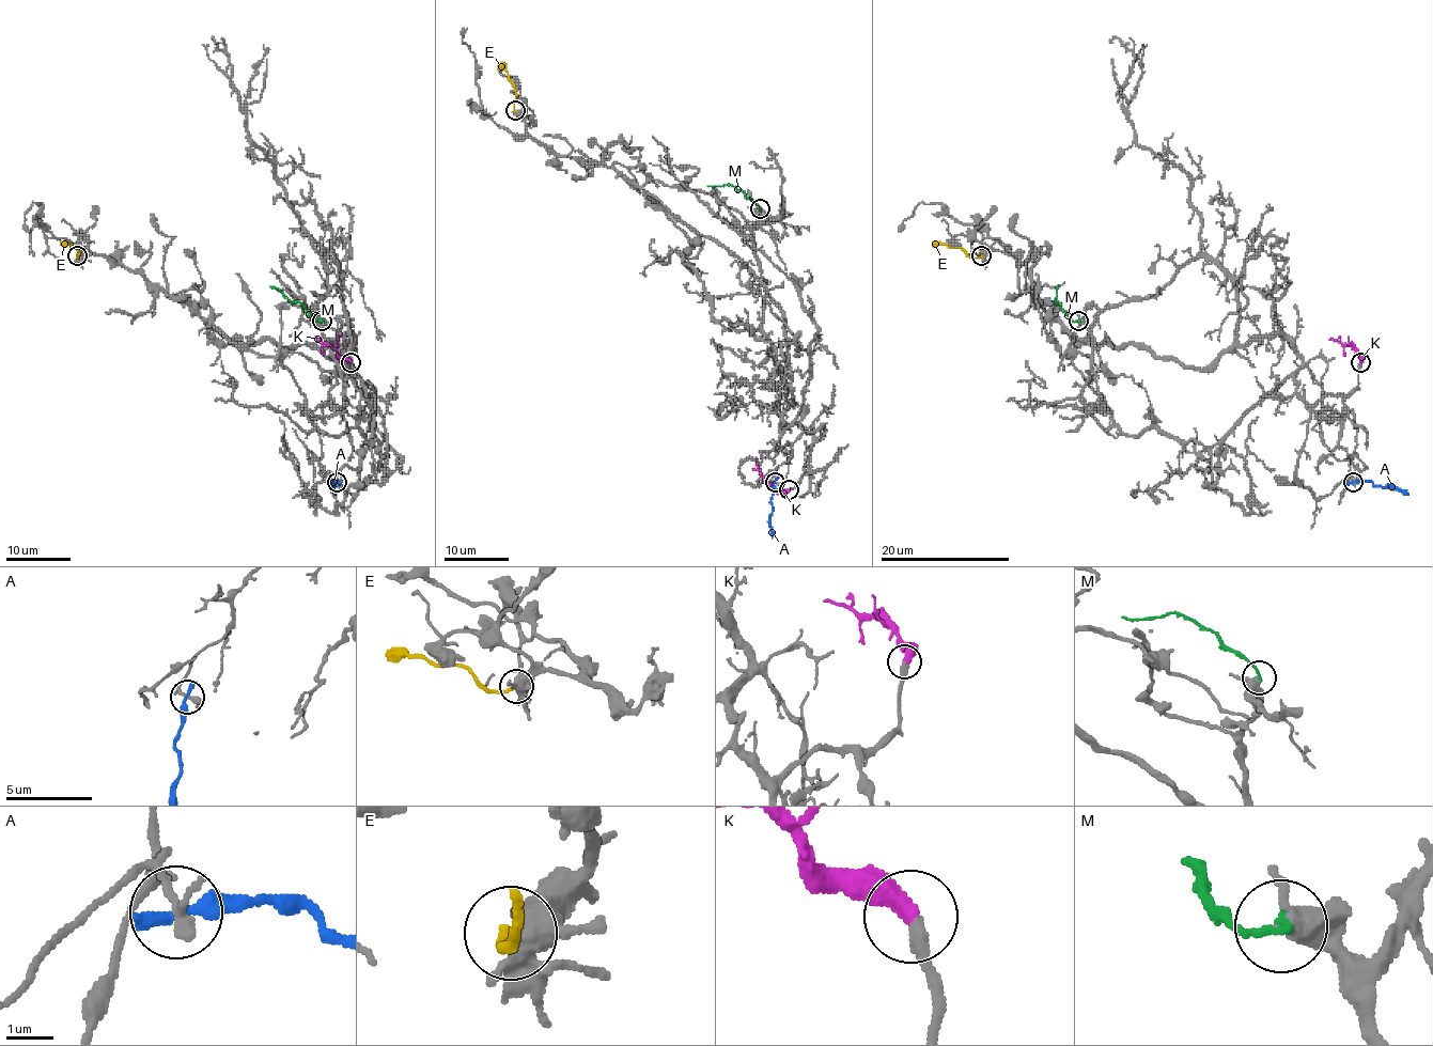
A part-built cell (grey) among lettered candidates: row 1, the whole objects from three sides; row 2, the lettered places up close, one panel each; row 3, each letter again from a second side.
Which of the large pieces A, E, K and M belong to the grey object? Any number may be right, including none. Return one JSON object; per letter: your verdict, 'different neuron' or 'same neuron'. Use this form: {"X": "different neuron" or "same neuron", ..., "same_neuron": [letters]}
{"A": "different neuron", "E": "different neuron", "K": "same neuron", "M": "different neuron", "same_neuron": ["K"]}

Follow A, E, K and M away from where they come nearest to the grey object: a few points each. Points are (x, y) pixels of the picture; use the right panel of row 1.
A: (1353, 482), (1400, 488), (1408, 495)
E: (980, 255), (970, 258), (961, 249), (932, 243)
K: (1359, 362), (1361, 357), (1352, 346), (1329, 340)
M: (1079, 321), (1074, 322), (1055, 300), (1056, 286)

